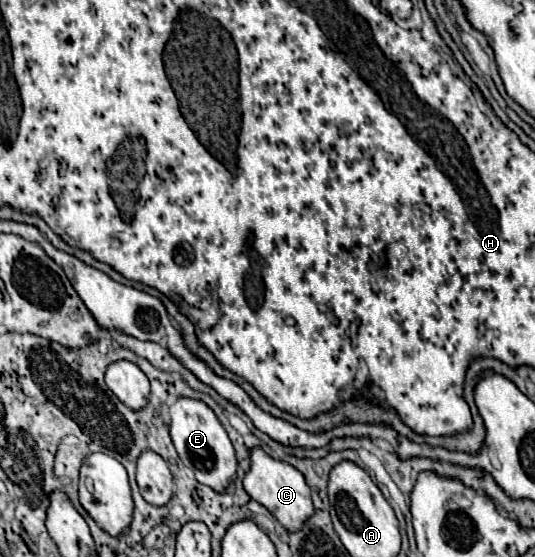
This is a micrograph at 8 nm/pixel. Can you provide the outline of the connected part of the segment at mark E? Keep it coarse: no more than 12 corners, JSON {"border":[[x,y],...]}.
{"border":[[201,399],[169,407],[173,445],[199,483],[235,479],[231,439]]}

